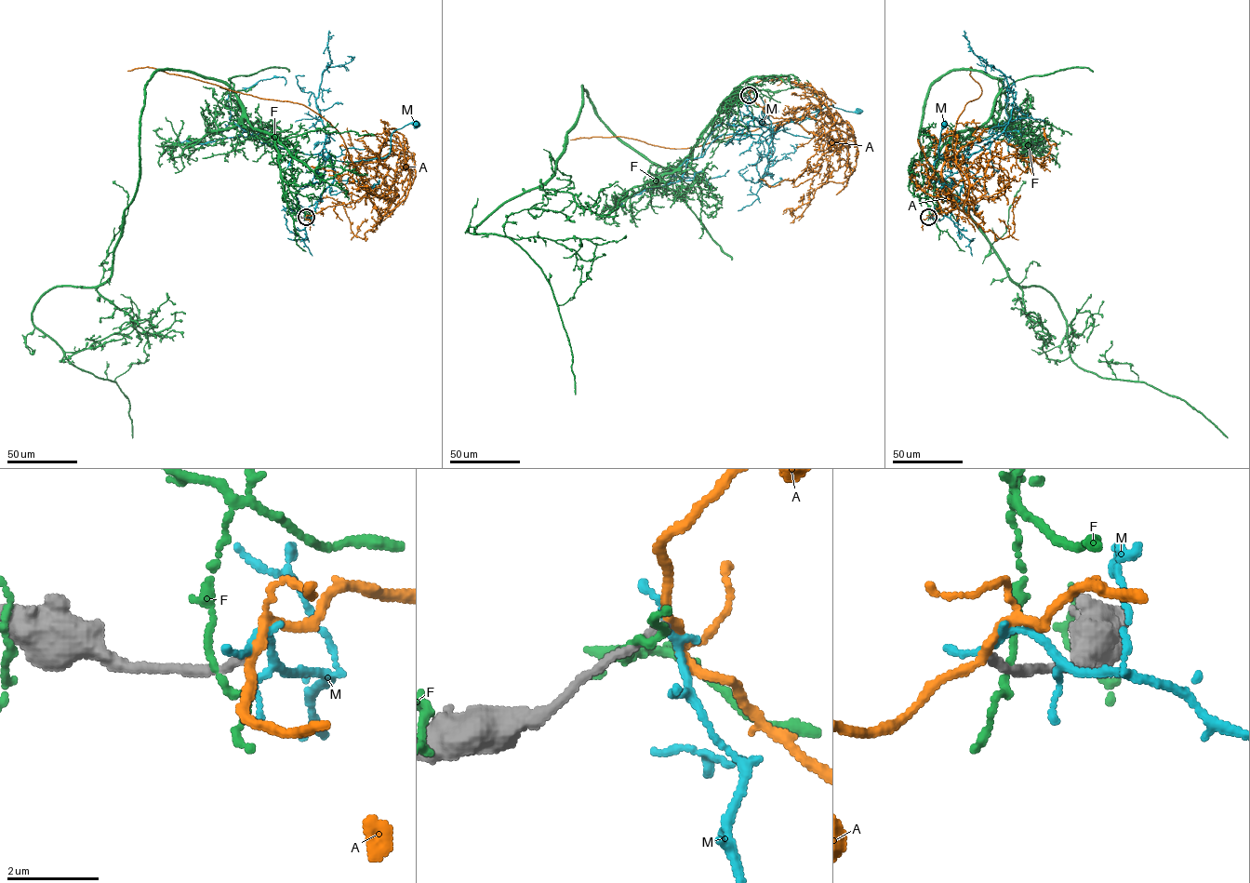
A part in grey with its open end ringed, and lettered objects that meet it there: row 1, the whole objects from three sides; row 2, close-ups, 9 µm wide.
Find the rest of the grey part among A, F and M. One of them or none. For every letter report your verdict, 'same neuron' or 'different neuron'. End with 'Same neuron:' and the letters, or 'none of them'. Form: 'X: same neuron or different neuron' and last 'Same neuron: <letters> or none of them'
A: different neuron
F: different neuron
M: different neuron
Same neuron: none of them

